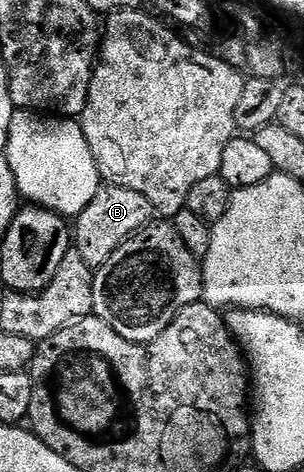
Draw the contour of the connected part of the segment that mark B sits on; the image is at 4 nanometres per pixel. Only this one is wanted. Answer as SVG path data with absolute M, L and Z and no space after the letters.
M112 185L102 186L95 193L91 205L83 209L83 213L75 219L75 249L83 261L91 268L102 267L127 240L137 234L154 218L155 212L151 201L143 197L143 193L135 193L135 189L123 189Z

